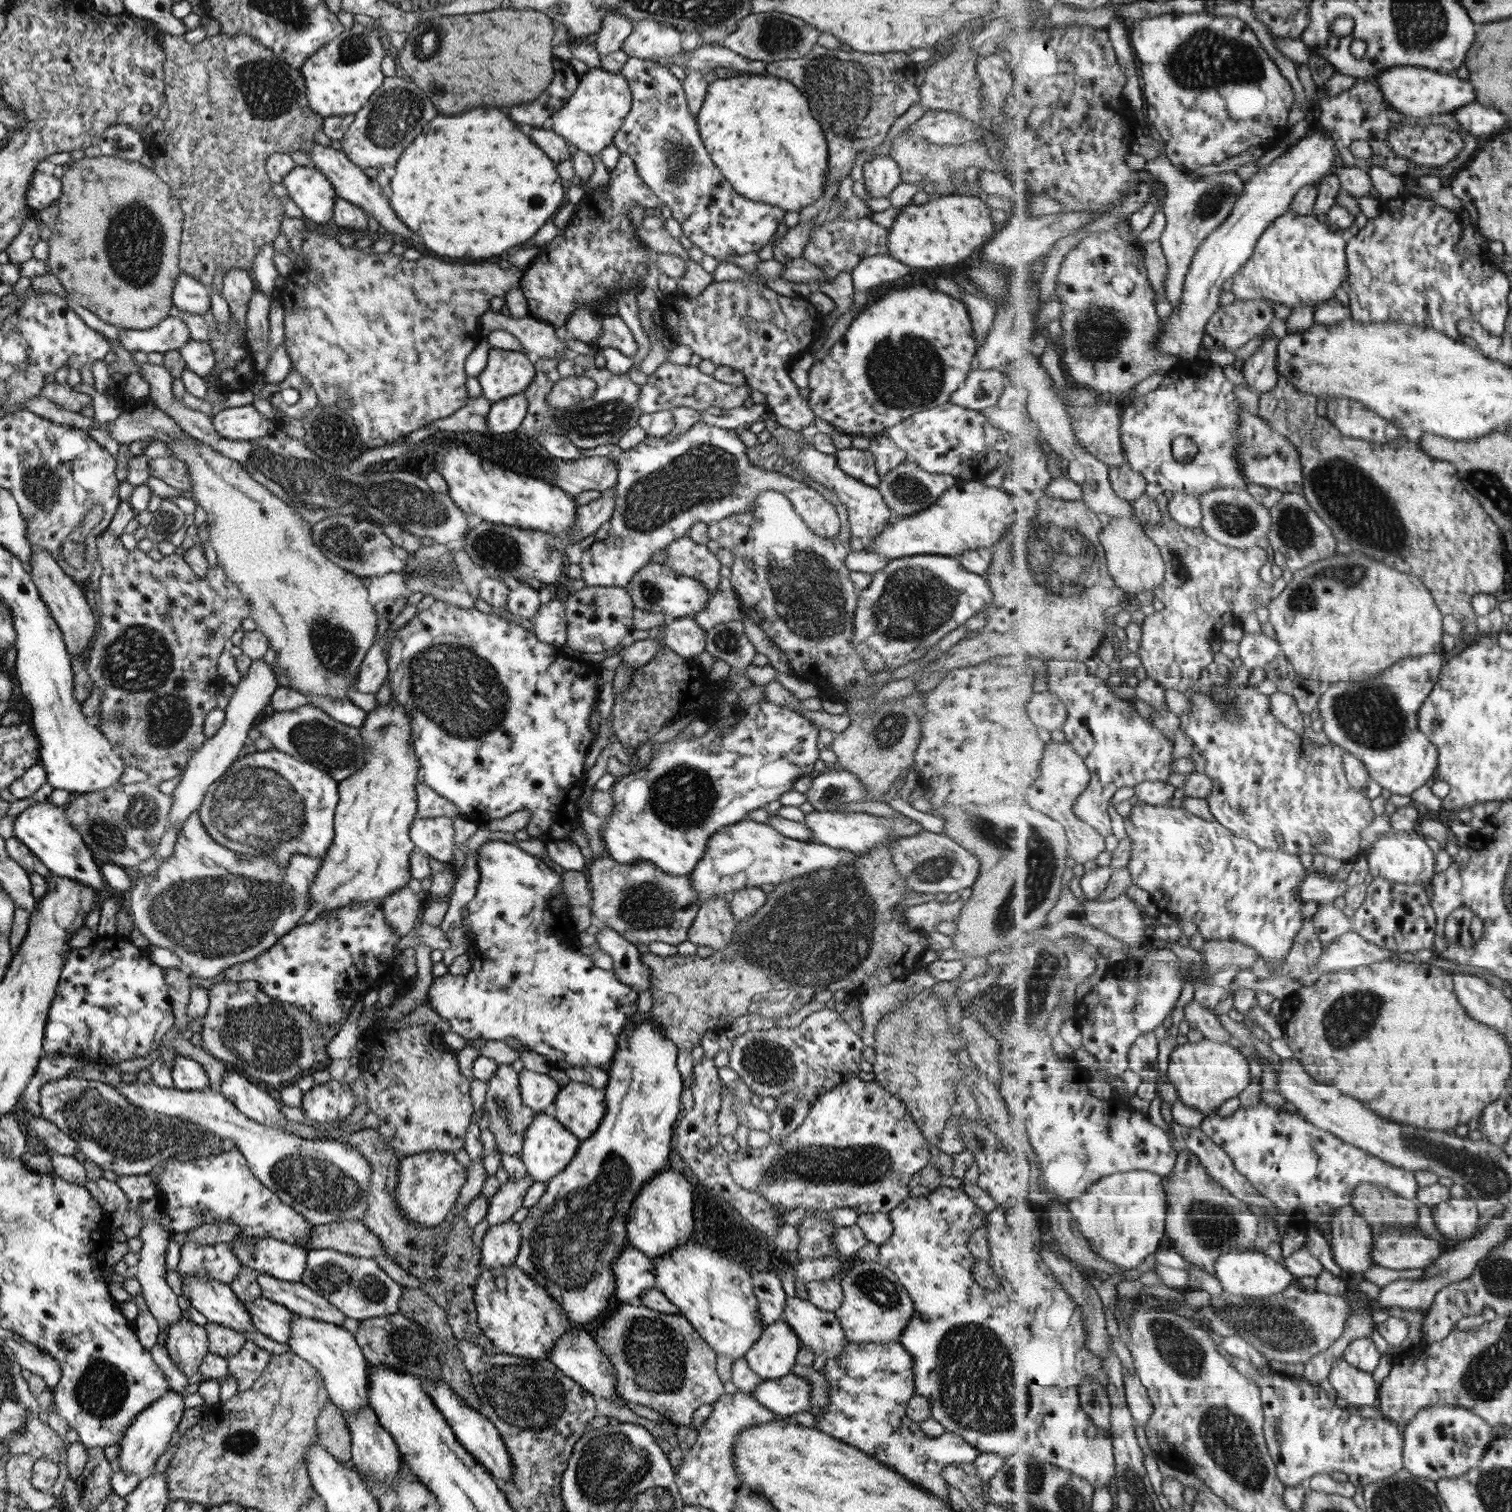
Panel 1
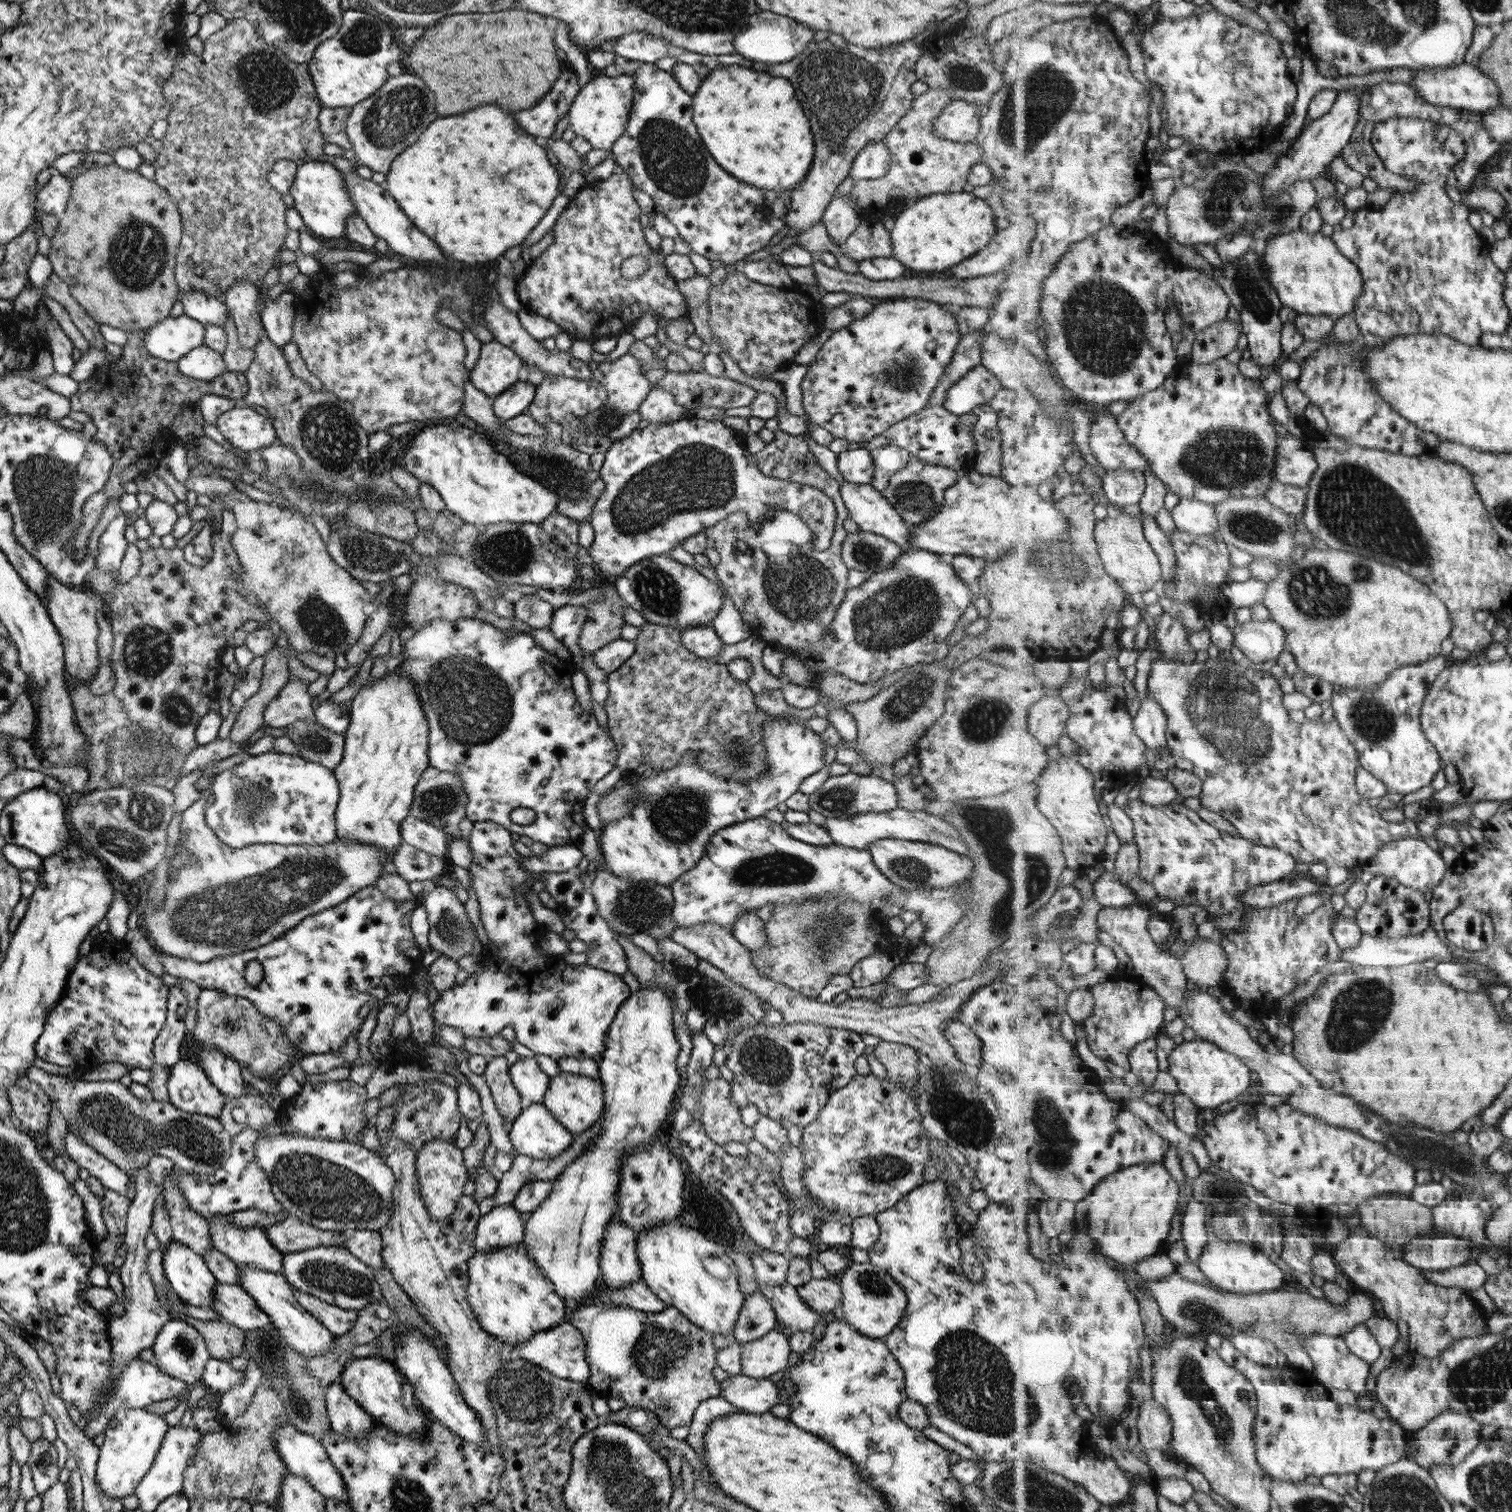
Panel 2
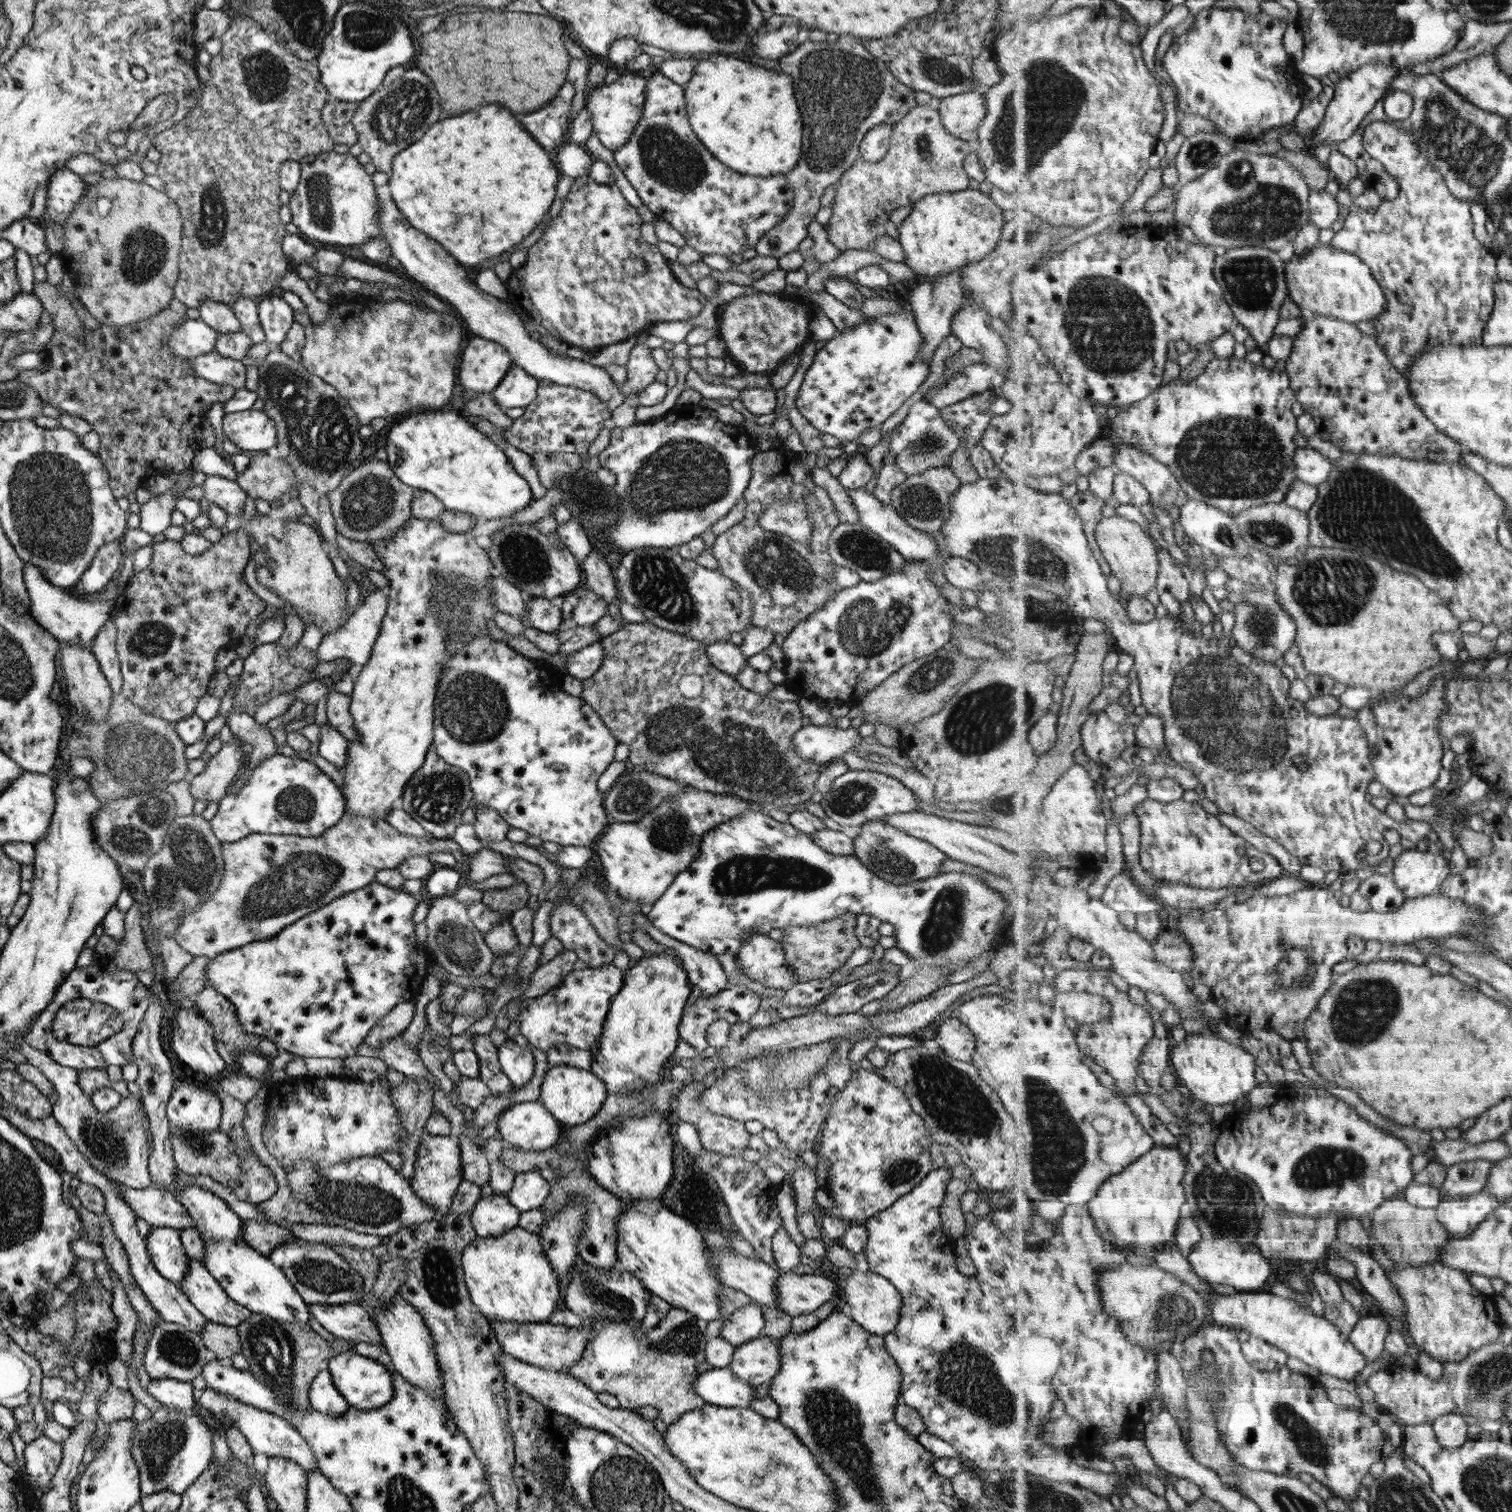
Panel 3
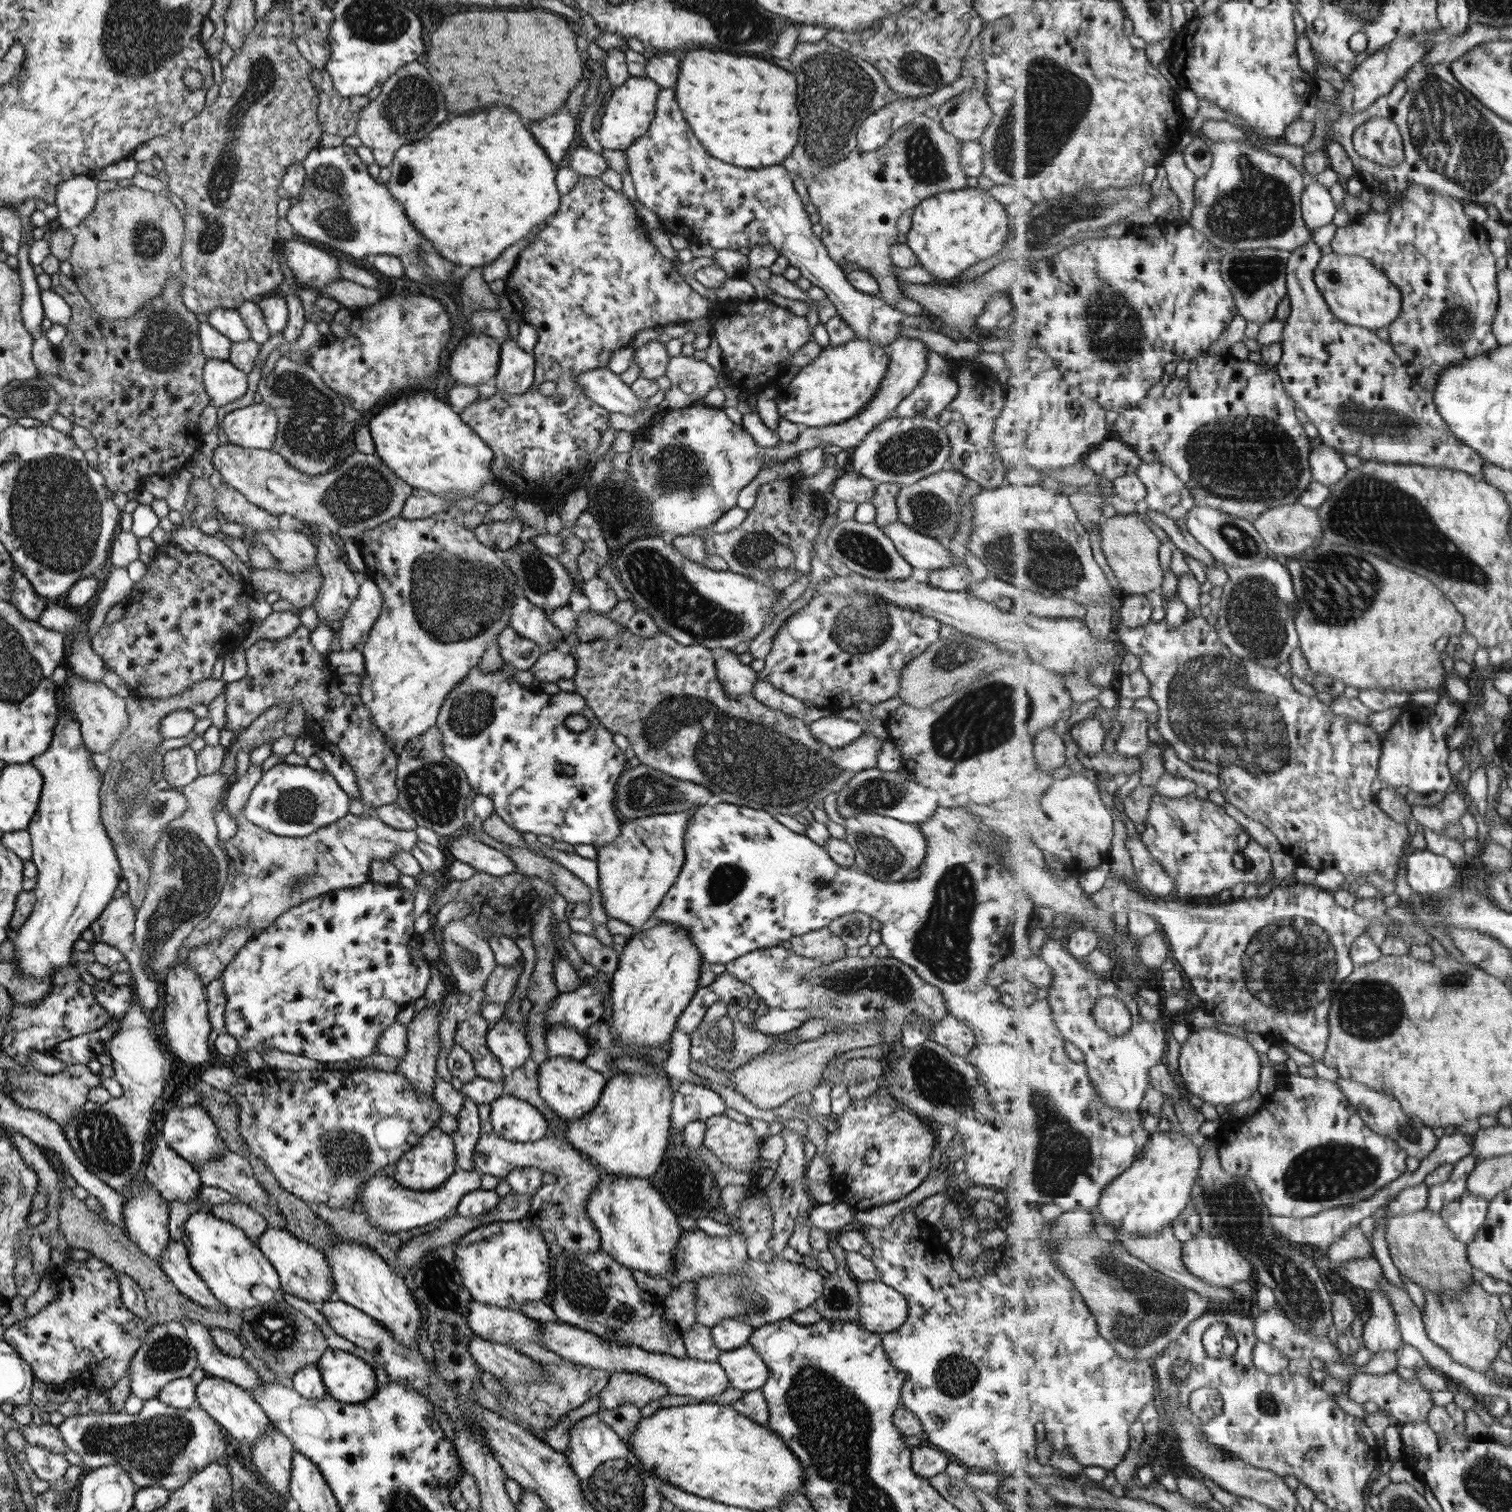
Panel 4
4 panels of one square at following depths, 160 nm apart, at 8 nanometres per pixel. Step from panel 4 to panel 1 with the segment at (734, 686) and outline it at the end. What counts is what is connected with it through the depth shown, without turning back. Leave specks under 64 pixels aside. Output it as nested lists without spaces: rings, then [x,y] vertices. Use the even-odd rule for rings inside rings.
[[[691,617],[671,618],[661,631],[666,648],[686,659],[703,653],[705,634]]]

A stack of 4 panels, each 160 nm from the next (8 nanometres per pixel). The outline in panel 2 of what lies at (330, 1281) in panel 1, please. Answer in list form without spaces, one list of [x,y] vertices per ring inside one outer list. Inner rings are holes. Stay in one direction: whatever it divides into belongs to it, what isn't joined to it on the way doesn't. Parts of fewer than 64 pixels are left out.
[[[317,1245],[307,1250],[283,1253],[281,1268],[282,1275],[292,1288],[343,1310],[359,1312],[364,1306],[381,1298],[377,1273],[343,1247]]]

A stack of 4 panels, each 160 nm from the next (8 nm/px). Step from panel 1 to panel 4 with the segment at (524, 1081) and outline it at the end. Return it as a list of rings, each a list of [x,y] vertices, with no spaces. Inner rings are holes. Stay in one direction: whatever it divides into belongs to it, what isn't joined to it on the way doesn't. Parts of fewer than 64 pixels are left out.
[[[503,1016],[487,1029],[486,1047],[503,1068],[517,1068],[528,1059],[530,1045],[519,1024]]]

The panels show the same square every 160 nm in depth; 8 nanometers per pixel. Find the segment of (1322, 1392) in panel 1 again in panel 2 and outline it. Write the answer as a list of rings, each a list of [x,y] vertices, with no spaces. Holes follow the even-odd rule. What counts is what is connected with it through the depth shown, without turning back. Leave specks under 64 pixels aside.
[[[1222,1336],[1221,1340],[1222,1342],[1217,1351],[1220,1355],[1222,1355],[1223,1361],[1226,1361],[1236,1370],[1245,1373],[1246,1377],[1254,1384],[1258,1406],[1258,1413],[1254,1424],[1254,1441],[1256,1446],[1256,1455],[1258,1463],[1261,1465],[1261,1468],[1265,1472],[1268,1472],[1271,1477],[1284,1481],[1299,1482],[1304,1481],[1307,1476],[1319,1476],[1322,1478],[1328,1478],[1329,1476],[1334,1477],[1339,1474],[1357,1475],[1359,1474],[1359,1472],[1363,1472],[1363,1470],[1373,1470],[1377,1473],[1380,1468],[1383,1468],[1383,1466],[1389,1466],[1389,1464],[1393,1465],[1394,1462],[1399,1462],[1401,1459],[1407,1457],[1407,1453],[1409,1452],[1409,1433],[1394,1419],[1382,1419],[1377,1417],[1374,1412],[1361,1411],[1356,1404],[1337,1404],[1331,1399],[1329,1389],[1323,1384],[1323,1382],[1319,1380],[1319,1378],[1316,1377],[1314,1372],[1310,1372],[1302,1368],[1297,1368],[1296,1366],[1291,1366],[1290,1364],[1279,1366],[1279,1368],[1259,1366],[1259,1364],[1255,1364],[1255,1362],[1247,1359],[1240,1350],[1237,1350],[1237,1348],[1235,1348],[1232,1338]]]

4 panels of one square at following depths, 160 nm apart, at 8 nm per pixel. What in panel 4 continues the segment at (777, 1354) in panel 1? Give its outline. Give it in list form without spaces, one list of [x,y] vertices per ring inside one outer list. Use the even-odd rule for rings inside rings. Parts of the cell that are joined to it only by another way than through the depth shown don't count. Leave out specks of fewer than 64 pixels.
[[[748,1343],[733,1350],[720,1352],[716,1360],[725,1371],[728,1384],[744,1393],[763,1386],[769,1371],[755,1349]]]

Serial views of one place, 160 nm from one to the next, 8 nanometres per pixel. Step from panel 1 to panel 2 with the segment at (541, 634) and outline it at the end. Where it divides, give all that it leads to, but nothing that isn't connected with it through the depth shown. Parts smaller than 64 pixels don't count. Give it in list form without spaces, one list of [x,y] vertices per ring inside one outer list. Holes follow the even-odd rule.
[[[564,605],[562,608],[552,610],[548,629],[569,652],[576,653],[578,651],[576,641],[583,627],[583,620],[585,620],[583,606]]]

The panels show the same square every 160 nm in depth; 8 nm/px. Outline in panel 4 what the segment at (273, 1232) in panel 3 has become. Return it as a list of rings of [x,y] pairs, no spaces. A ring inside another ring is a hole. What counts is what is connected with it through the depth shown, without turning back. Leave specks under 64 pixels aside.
[[[228,1201],[215,1204],[210,1208],[210,1215],[239,1228],[253,1244],[256,1244],[259,1235],[267,1228],[261,1215],[241,1202]]]

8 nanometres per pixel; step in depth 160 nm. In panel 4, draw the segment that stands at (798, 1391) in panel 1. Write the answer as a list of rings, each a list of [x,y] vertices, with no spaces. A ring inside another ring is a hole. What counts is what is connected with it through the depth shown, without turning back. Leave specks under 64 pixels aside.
[[[536,1321],[540,1330],[540,1342],[545,1349],[559,1355],[561,1359],[577,1366],[592,1367],[607,1372],[625,1371],[627,1375],[642,1375],[663,1384],[668,1394],[693,1397],[696,1401],[709,1400],[721,1394],[727,1388],[728,1380],[725,1371],[718,1362],[697,1360],[691,1357],[675,1358],[669,1355],[651,1353],[641,1350],[635,1345],[619,1346],[606,1339],[597,1337],[595,1333],[571,1326],[562,1321]]]

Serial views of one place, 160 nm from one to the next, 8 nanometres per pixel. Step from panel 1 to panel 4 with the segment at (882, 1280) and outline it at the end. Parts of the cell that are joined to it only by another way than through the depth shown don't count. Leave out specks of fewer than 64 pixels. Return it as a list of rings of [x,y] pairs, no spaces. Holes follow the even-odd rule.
[[[856,1280],[856,1284],[859,1297],[858,1323],[861,1327],[881,1335],[897,1330],[903,1324],[908,1313],[908,1304],[902,1294],[879,1280]]]

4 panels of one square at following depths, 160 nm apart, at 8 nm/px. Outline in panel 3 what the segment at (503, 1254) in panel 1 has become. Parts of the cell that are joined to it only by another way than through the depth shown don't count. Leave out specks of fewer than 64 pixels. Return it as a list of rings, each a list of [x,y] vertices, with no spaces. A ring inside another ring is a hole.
[[[503,1195],[479,1197],[470,1211],[472,1230],[477,1237],[499,1235],[517,1226],[520,1213]]]

